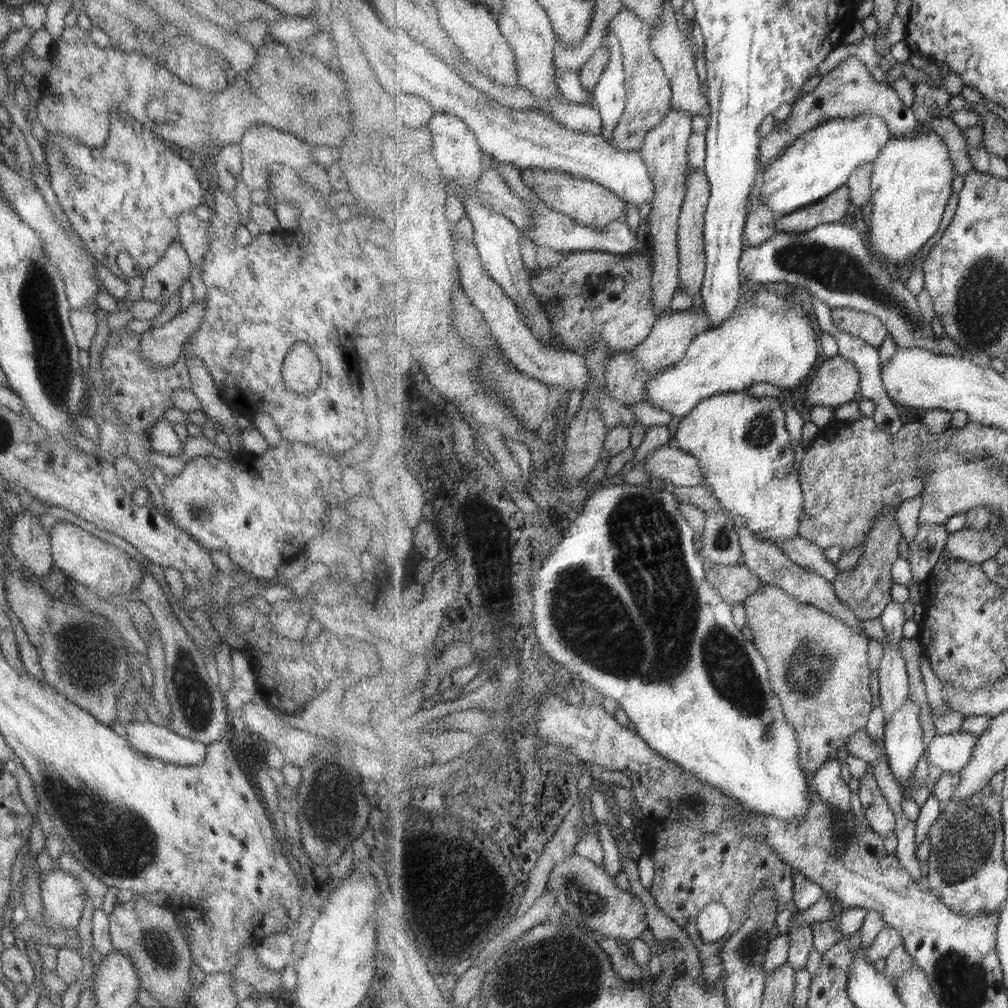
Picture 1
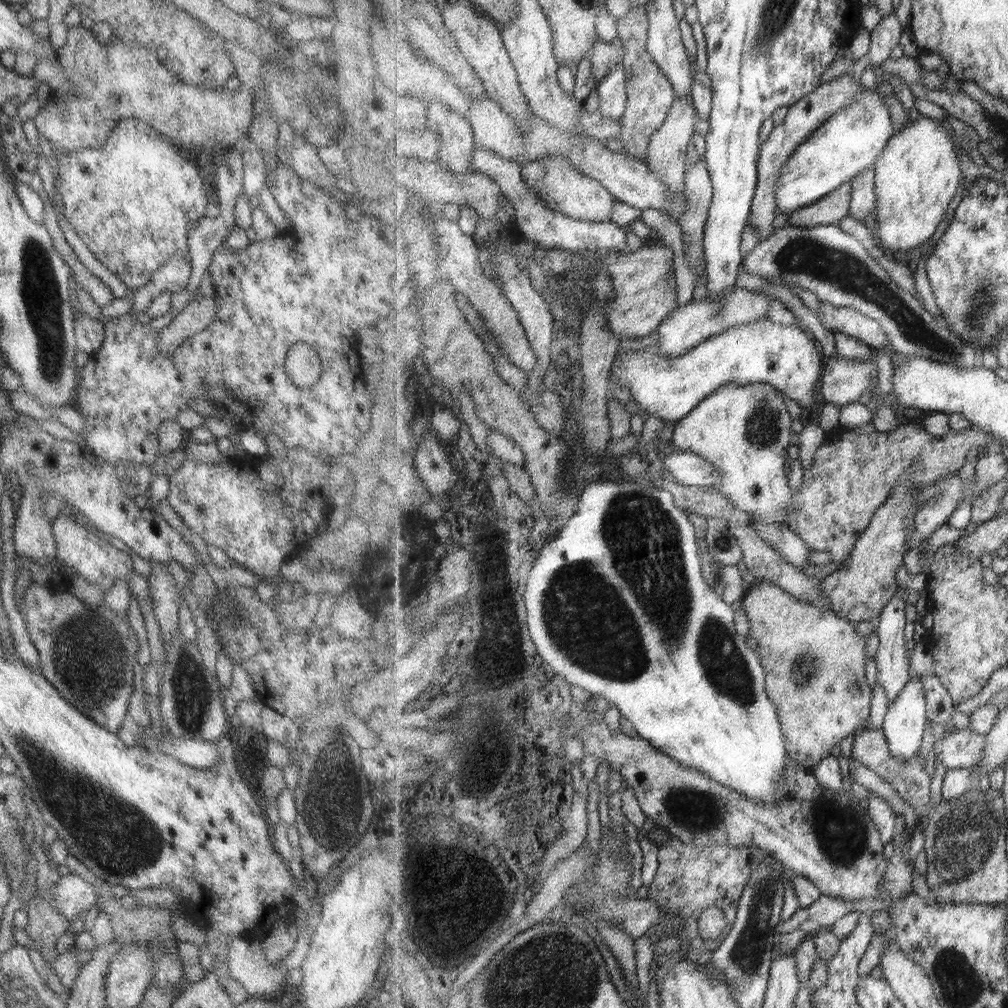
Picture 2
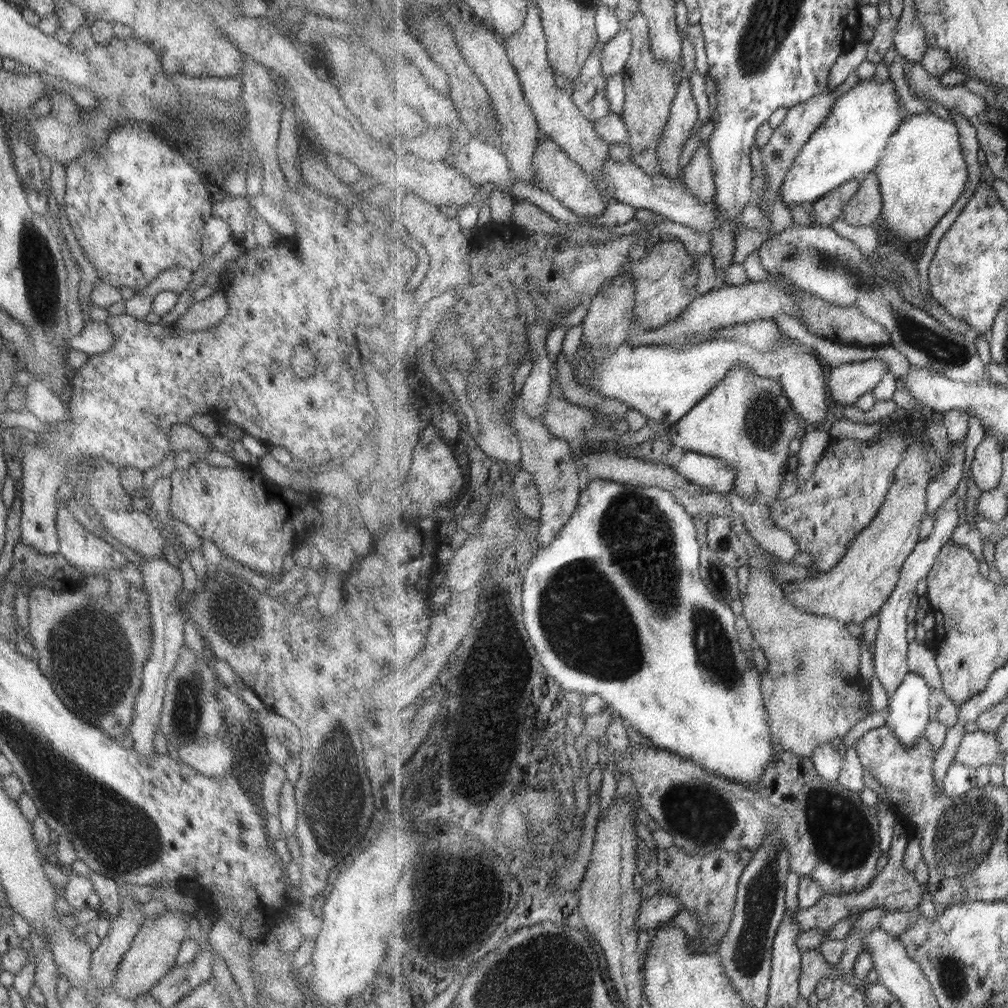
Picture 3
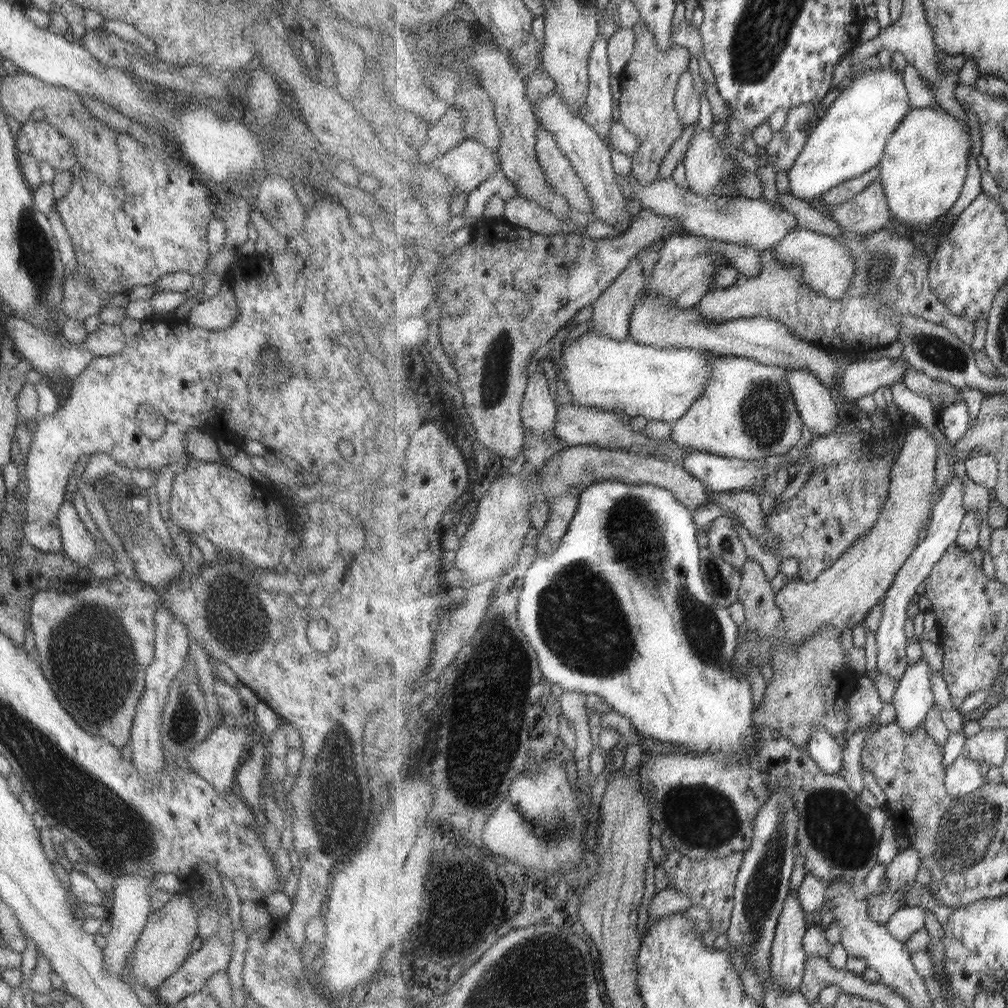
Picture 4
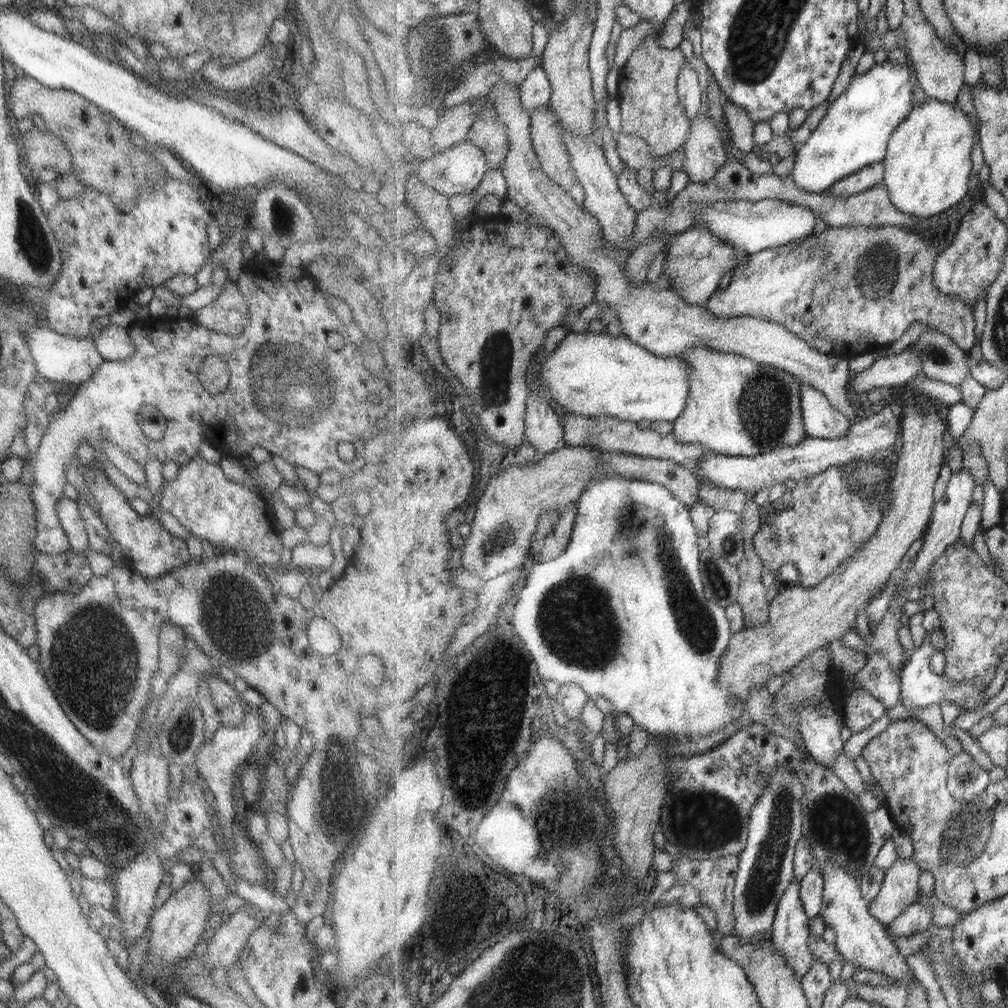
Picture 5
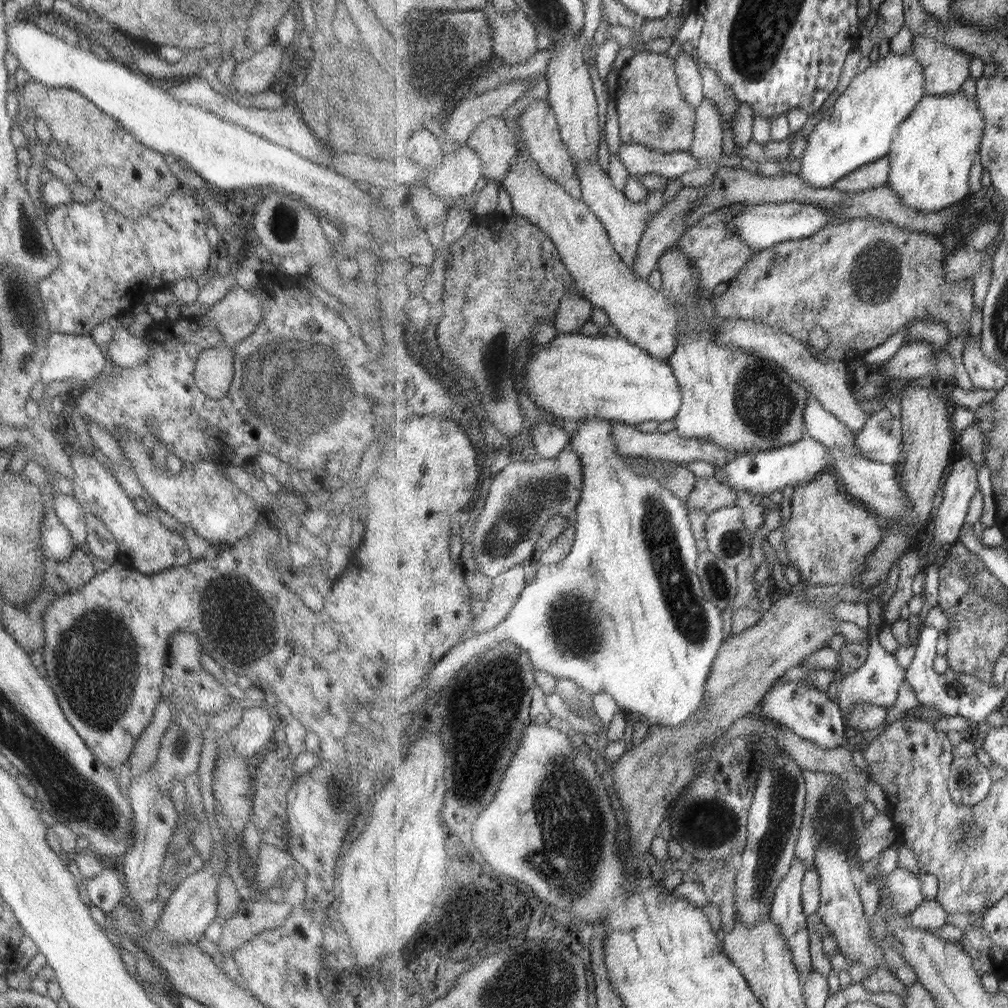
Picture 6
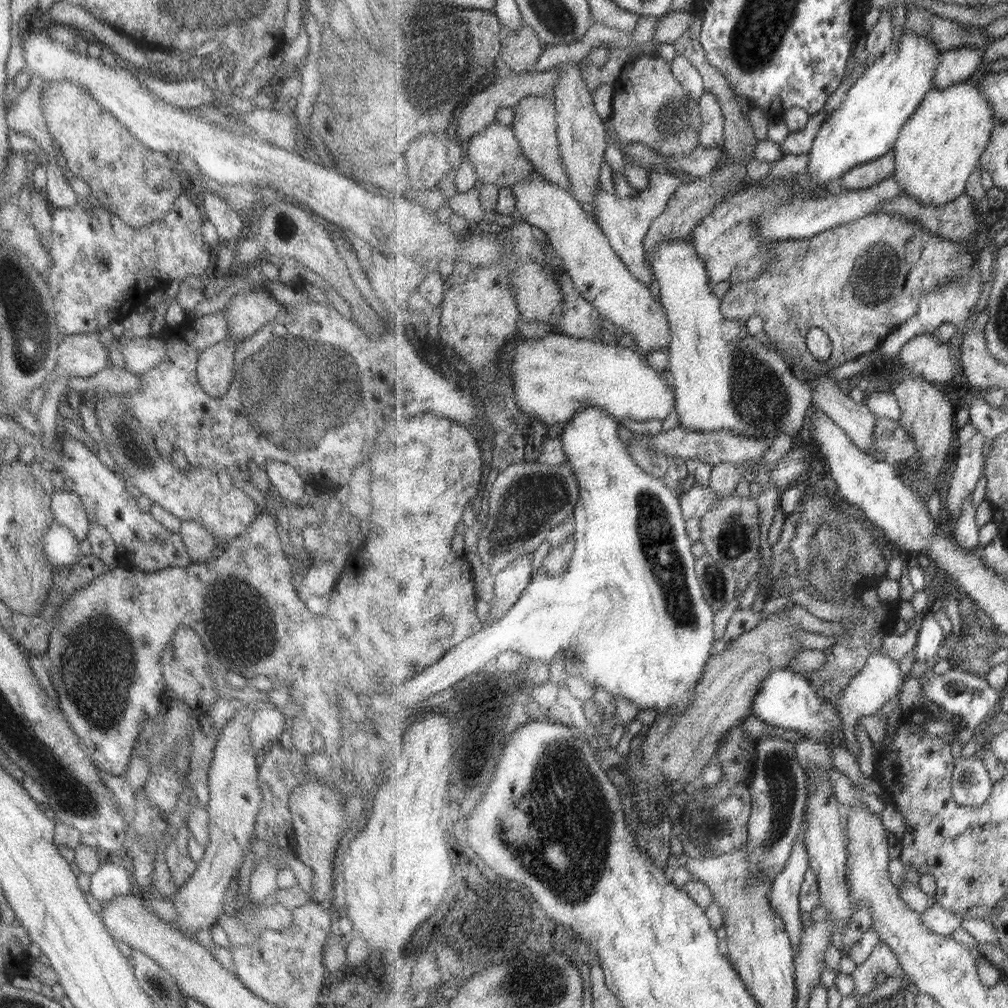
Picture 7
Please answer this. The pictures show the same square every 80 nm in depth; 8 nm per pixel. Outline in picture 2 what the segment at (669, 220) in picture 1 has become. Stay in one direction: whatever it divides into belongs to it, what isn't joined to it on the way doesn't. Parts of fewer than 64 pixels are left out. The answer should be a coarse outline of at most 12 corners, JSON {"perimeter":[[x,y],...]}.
{"perimeter":[[676,97],[653,134],[648,168],[674,195],[686,189],[697,112]]}

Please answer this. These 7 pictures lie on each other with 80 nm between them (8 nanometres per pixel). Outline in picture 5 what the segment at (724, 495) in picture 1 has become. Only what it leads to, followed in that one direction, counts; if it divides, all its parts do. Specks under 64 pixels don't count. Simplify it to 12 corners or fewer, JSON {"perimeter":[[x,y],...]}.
{"perimeter":[[695,347],[673,434],[754,457],[804,443],[784,369]]}

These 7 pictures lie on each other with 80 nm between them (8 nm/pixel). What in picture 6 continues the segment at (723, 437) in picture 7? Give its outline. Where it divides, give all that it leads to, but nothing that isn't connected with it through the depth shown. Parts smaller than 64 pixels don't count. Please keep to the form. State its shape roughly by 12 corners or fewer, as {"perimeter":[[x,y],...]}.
{"perimeter":[[611,421],[613,444],[625,457],[719,466],[739,451],[677,430],[643,433]]}

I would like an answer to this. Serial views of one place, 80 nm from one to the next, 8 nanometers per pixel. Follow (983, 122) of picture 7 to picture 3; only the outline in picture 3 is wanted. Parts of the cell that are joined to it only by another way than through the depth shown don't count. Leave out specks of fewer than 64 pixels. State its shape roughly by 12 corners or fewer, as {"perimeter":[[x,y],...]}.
{"perimeter":[[908,115],[875,172],[883,219],[925,238],[968,183],[960,128]]}

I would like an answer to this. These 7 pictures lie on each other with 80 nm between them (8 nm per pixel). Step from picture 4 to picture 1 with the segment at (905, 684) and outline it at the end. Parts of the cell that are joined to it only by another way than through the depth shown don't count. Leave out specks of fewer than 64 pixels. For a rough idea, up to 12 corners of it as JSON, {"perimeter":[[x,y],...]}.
{"perimeter":[[919,704],[885,721],[883,743],[899,784],[925,752]]}

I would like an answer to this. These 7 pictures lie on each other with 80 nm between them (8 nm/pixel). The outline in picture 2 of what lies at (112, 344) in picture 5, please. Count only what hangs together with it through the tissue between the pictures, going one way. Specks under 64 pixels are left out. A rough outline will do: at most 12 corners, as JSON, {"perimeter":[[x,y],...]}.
{"perimeter":[[78,312],[74,345],[88,356],[104,339],[103,322]]}

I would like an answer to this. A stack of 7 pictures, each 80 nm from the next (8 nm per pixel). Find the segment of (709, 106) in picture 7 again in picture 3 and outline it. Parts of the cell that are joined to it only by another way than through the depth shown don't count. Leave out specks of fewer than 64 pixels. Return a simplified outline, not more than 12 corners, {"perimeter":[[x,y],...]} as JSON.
{"perimeter":[[709,138],[684,168],[683,183],[703,202],[718,188]]}

